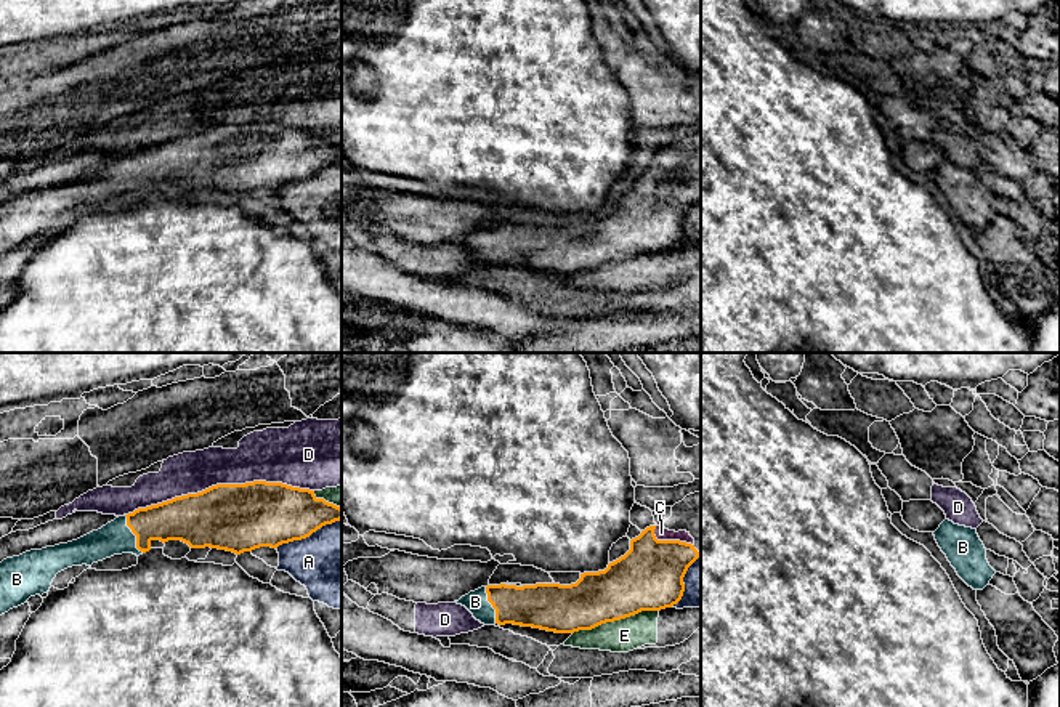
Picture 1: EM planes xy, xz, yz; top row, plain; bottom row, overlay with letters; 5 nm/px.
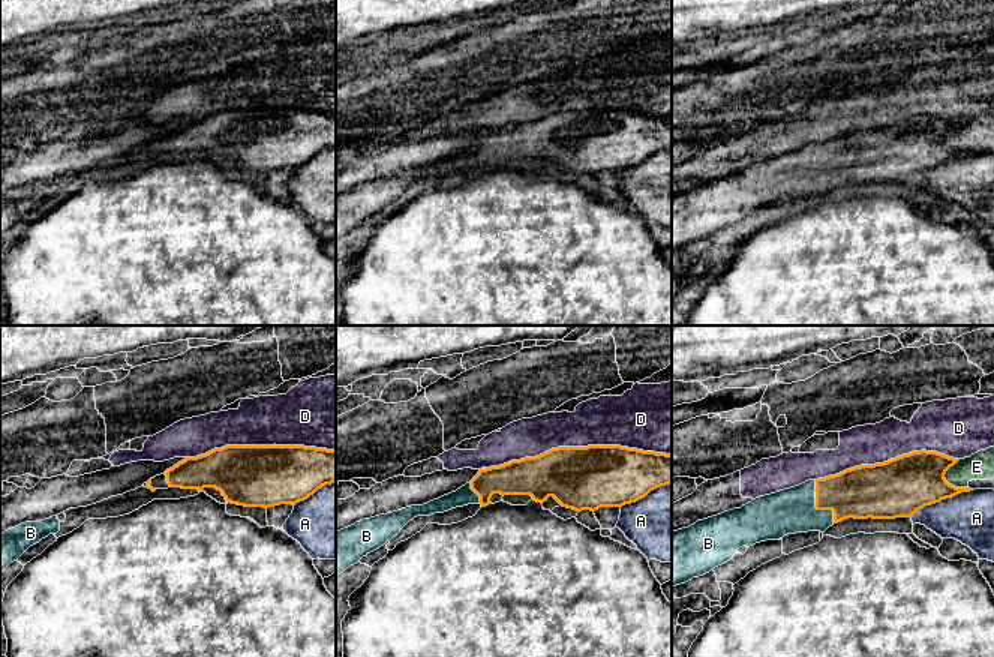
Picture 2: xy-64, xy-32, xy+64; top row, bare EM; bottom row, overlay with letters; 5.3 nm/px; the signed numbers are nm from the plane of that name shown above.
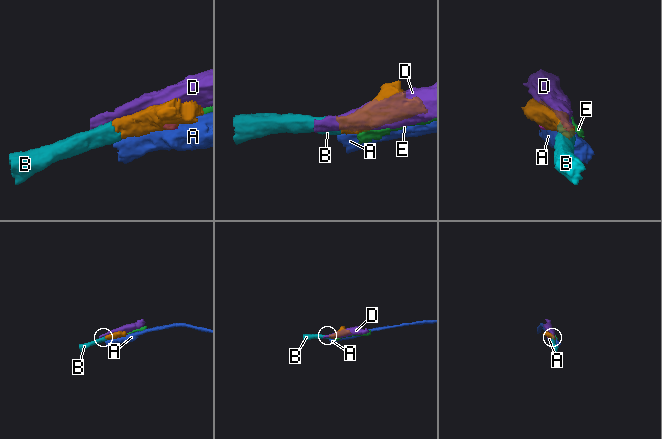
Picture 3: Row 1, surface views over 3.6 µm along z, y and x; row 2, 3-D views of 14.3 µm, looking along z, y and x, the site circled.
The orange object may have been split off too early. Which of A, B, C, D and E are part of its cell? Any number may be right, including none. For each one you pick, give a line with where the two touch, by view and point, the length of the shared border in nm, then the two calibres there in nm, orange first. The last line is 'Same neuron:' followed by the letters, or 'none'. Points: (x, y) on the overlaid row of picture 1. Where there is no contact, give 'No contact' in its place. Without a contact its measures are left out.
B: Touches orange at xy (133, 533). Shared border 220 nm. Thickness 220 nm (orange) against 170 nm
C: Touches orange at xz (671, 541). Shared border 220 nm. Thickness 340 nm (orange) against 60 nm
Same neuron: B, C

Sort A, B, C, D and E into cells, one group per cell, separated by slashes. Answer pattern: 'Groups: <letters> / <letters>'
Groups: A / B C / D / E

